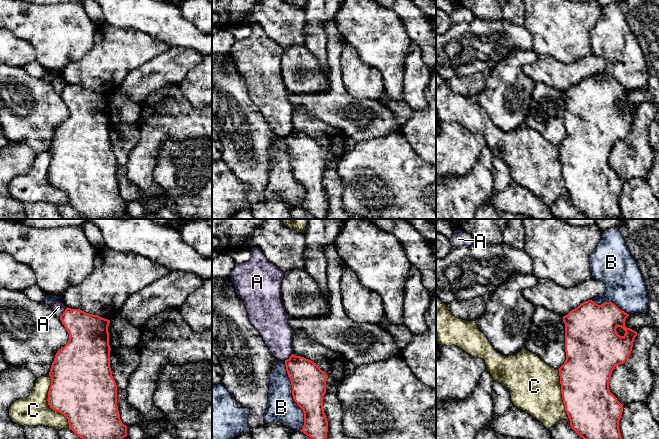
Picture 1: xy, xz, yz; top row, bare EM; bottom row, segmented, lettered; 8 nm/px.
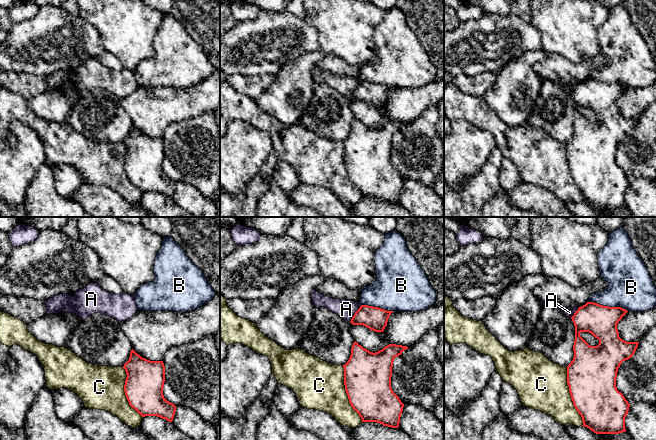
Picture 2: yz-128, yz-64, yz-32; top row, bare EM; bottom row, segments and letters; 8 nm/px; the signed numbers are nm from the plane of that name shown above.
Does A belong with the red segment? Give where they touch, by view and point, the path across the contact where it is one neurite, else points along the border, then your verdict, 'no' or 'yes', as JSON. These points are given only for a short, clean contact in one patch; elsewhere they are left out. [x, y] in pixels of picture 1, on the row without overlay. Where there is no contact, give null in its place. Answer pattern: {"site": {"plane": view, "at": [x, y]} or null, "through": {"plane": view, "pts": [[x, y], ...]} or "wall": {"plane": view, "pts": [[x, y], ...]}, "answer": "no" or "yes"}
{"site": {"plane": "xy", "at": [63, 88]}, "wall": {"plane": "xy", "pts": [[67, 83], [59, 93]]}, "answer": "no"}

